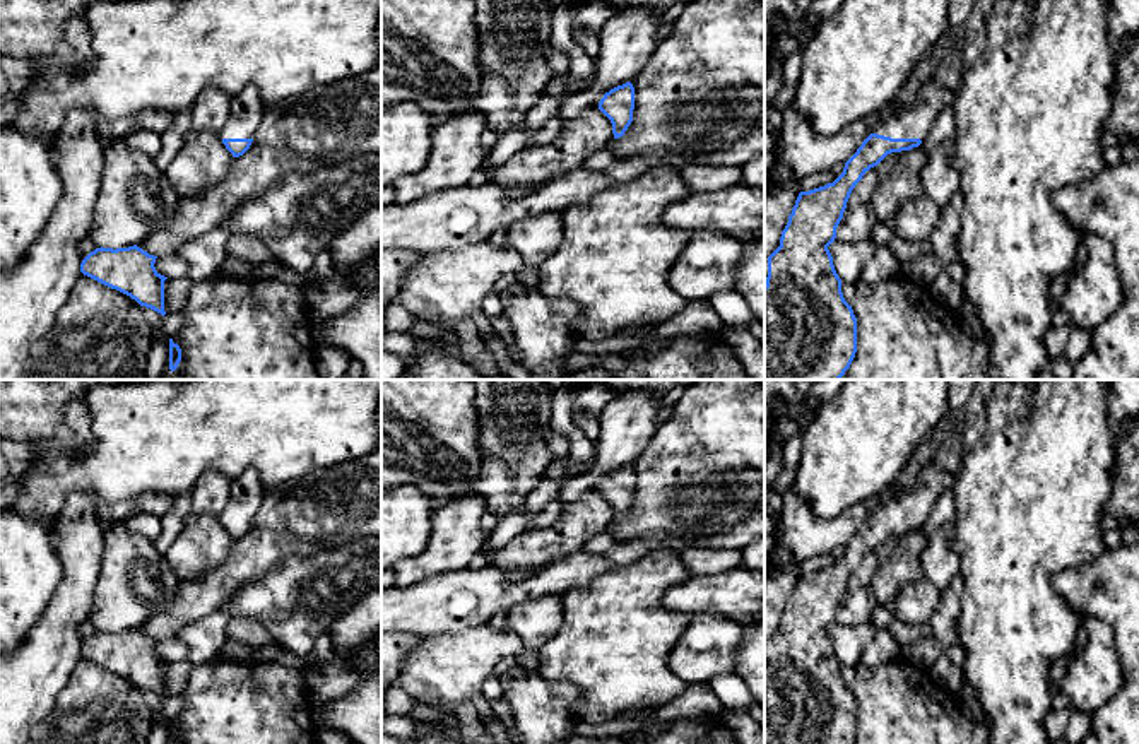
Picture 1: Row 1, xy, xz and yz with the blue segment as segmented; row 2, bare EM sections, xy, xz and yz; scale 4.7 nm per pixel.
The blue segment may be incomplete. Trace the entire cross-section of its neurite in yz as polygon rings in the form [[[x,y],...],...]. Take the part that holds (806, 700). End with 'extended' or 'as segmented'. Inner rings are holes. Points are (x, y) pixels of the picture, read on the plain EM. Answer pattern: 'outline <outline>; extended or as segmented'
outline [[[977,380],[971,399],[954,424],[949,440],[924,469],[922,479],[893,501],[884,501],[845,546],[843,556],[824,570],[800,575],[780,629],[768,640],[764,667],[764,744],[853,744],[857,735],[857,701],[841,676],[828,629],[836,621],[852,573],[862,559],[888,537],[918,530],[929,518],[939,496],[958,479],[963,457],[983,438],[987,407],[997,380]]]; extended

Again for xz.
outline [[[631,465],[617,469],[604,477],[599,493],[611,503],[614,522],[624,518],[633,505],[634,470]]]; as segmented

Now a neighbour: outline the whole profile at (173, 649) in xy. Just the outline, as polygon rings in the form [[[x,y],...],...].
[[[176,636],[169,640],[157,640],[154,650],[157,657],[171,662],[188,660],[190,655],[190,648]]]

